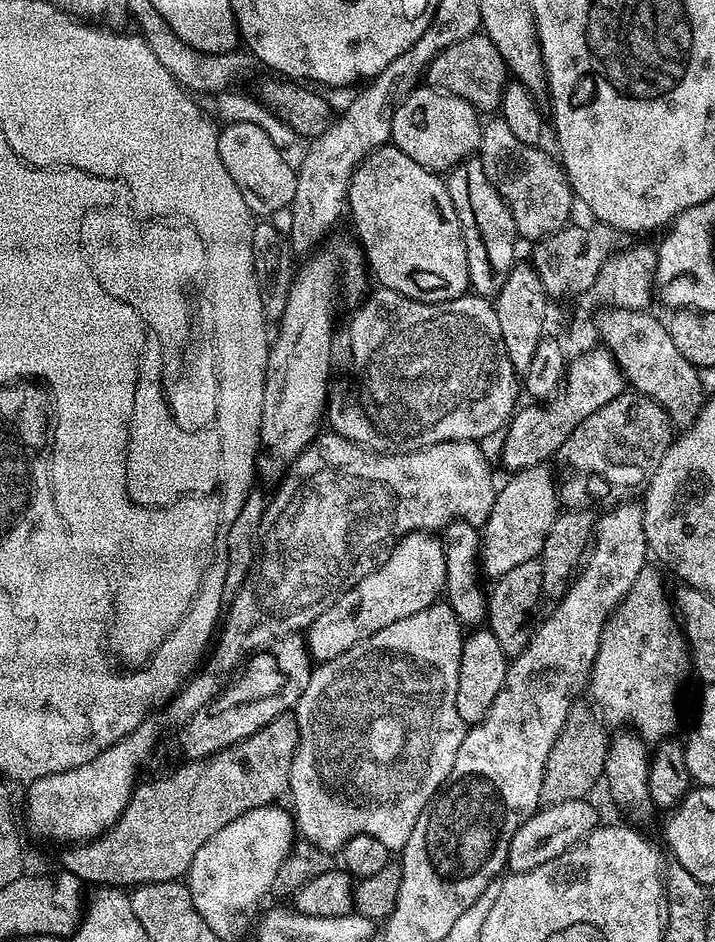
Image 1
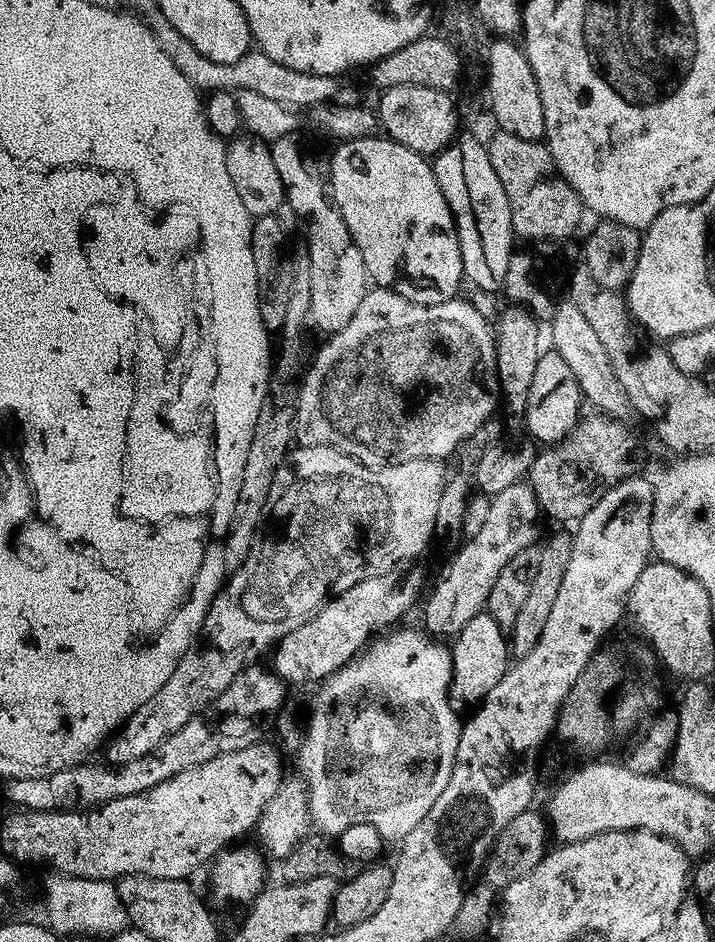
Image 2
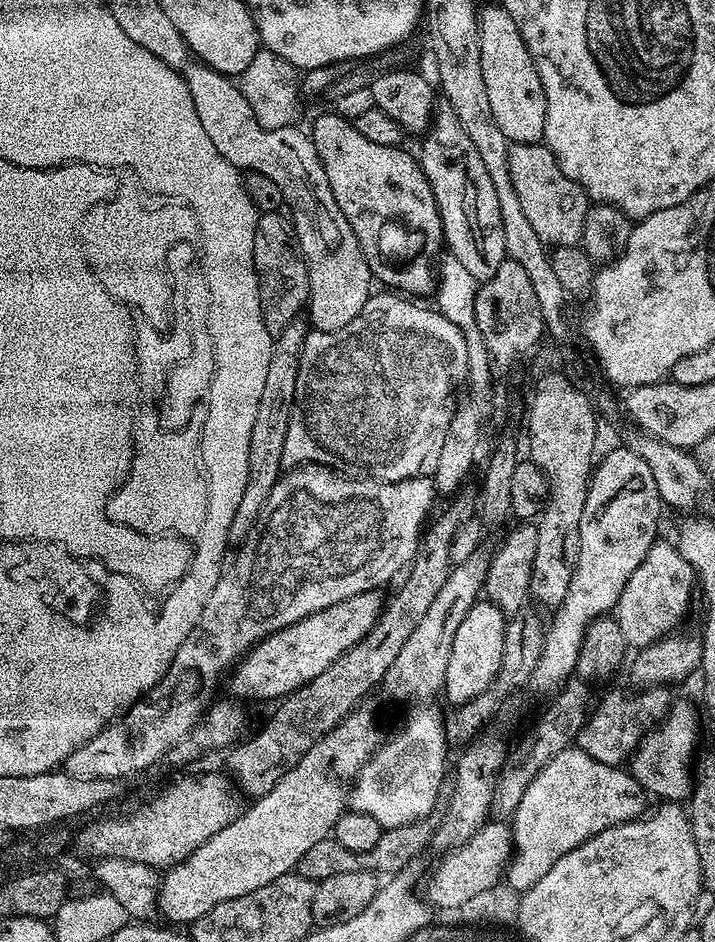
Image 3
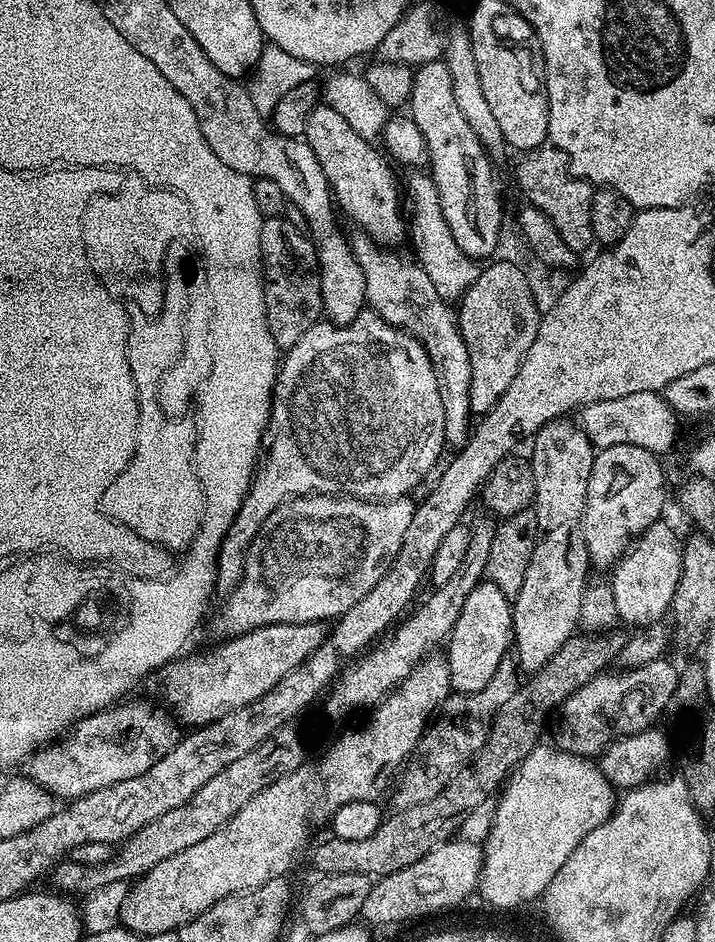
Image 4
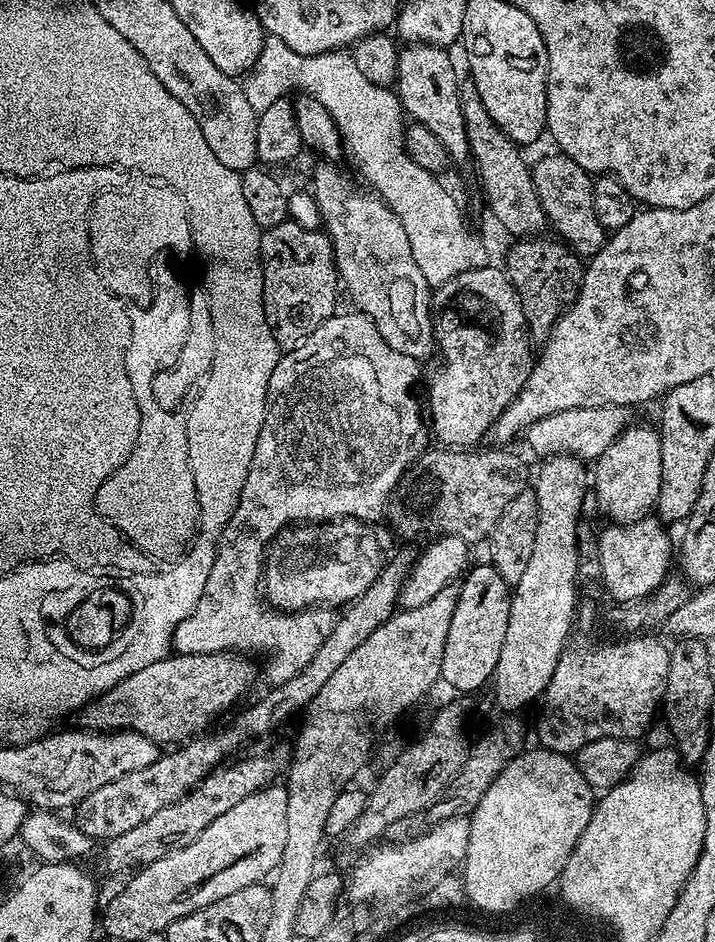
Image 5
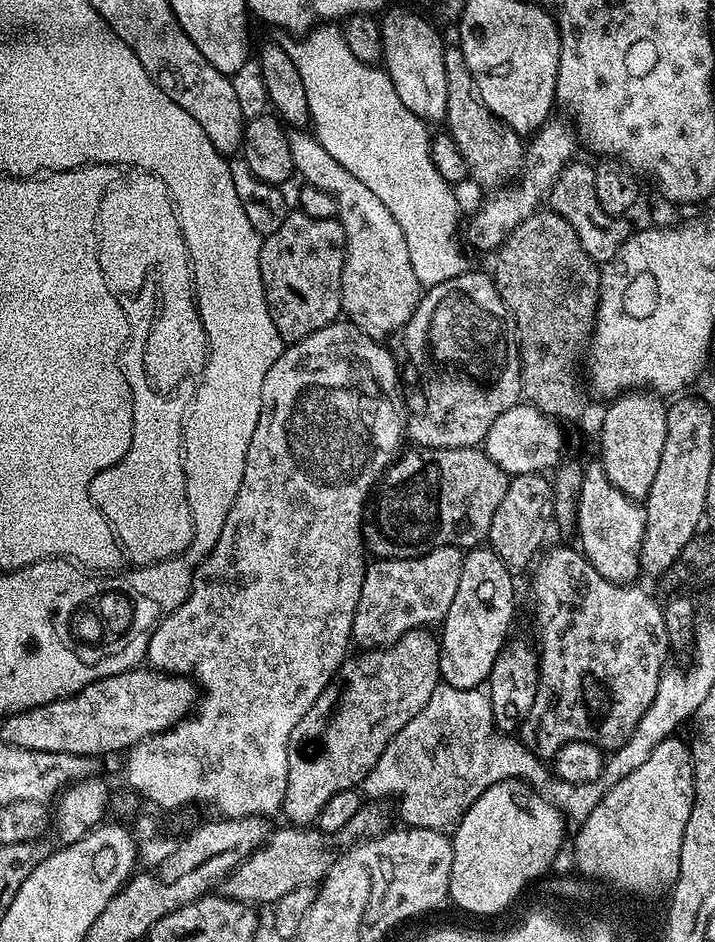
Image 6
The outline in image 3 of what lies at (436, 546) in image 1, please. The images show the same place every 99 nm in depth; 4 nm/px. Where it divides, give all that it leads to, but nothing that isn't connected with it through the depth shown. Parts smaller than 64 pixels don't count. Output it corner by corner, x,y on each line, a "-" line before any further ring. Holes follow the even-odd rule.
376,590
354,594
354,598
334,602
332,608
318,610
315,616
302,618
299,624
286,626
282,630
270,634
267,640
259,640
257,644
253,644
252,649
240,657
231,673
231,676
233,675
233,693
231,692
231,695
236,698
244,698
240,696
276,696
275,698
283,698
292,693
293,690
302,687
306,681
318,678
318,674
322,674
322,670
326,670
326,666
330,666
330,662
338,662
338,658
342,654
346,654
348,648
352,648
357,640
362,639
365,632
372,629
382,611
380,594

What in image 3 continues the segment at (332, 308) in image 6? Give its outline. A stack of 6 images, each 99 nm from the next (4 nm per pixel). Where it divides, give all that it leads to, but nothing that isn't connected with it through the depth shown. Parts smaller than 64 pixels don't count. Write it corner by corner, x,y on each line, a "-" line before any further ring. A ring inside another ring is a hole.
261,212
256,217
256,229
254,230
254,270
260,287
260,305
262,306
262,318
266,322
266,330
273,338
282,334
290,322
305,311
308,303
308,267
304,261
304,255
300,253
300,246
296,242
294,229
287,215
280,212

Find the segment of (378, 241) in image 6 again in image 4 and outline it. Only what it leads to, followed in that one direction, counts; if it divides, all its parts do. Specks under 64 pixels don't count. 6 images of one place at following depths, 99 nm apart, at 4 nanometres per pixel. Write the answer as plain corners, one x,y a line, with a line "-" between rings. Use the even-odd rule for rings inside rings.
358,234
351,239
352,253
363,270
365,301
388,324
403,328
423,345
431,360
433,387
442,410
445,443
453,448
463,447
472,428
470,406
470,356
465,340
455,324
451,305
441,298
434,282
427,277
419,263
411,257
396,254
394,250
381,248
368,236

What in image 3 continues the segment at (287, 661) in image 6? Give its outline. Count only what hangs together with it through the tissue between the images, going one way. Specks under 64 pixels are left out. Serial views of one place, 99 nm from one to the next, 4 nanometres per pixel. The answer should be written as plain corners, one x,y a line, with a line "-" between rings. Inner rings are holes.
380,290
377,296
369,295
361,303
360,313
352,322
343,326
337,332
309,331
304,340
302,354
298,362
298,386
294,394
294,406
290,414
290,430
286,430
286,446
284,447
284,463
288,466
299,466
309,462
335,465
335,460
341,460
352,468
361,468
361,473
375,478
380,482
405,480
411,476
428,476
438,466
438,456
441,453
442,442
445,441
447,427
450,426
454,403
452,395
456,392
456,383
463,381
468,374
467,346
464,332
450,322
435,307
423,308
423,303
413,302
392,290

